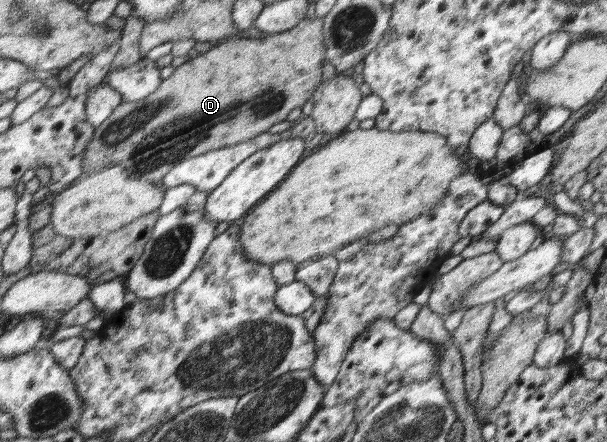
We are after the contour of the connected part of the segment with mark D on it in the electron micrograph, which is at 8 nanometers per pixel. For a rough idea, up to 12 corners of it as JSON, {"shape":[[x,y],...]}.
{"shape":[[323,19],[225,40],[123,102],[85,151],[160,184],[321,83]]}

